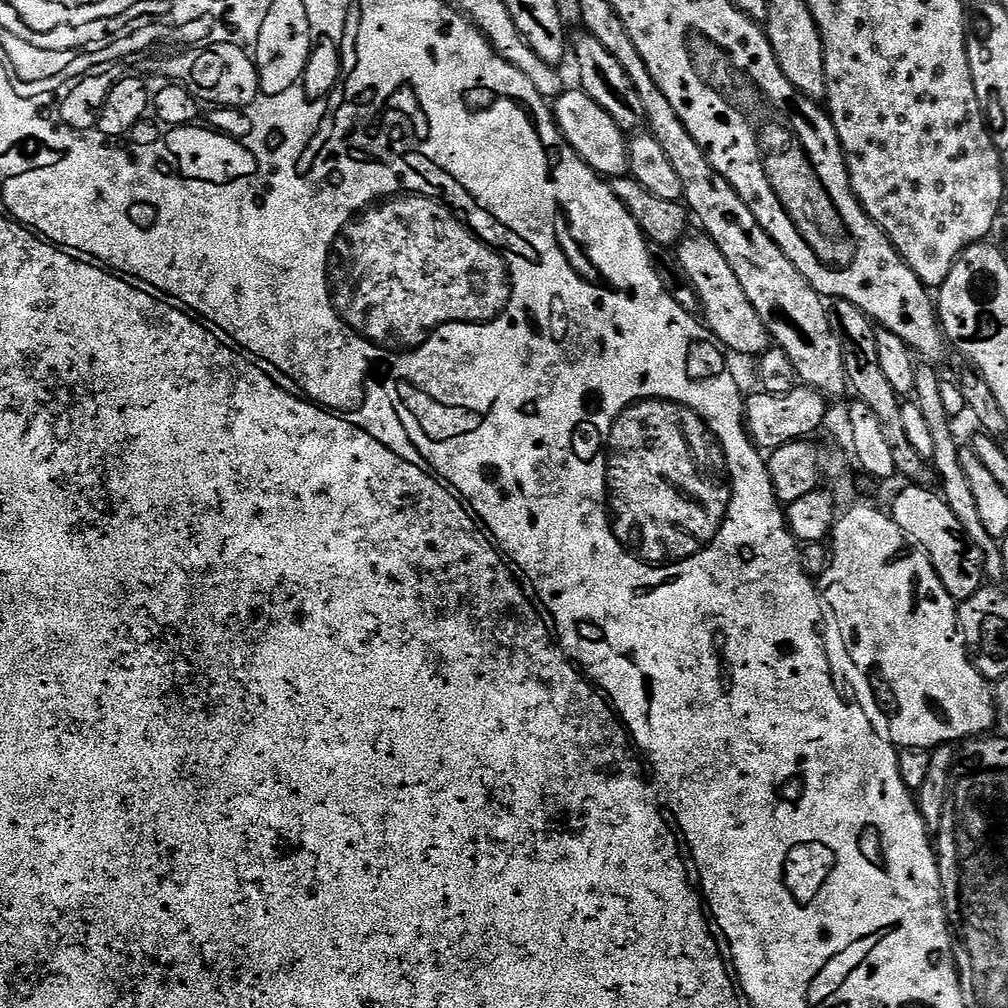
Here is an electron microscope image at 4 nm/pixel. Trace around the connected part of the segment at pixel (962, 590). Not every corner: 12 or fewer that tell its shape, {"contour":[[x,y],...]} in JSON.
{"contour":[[939,491],[892,500],[902,534],[963,602],[985,587],[984,555]]}

